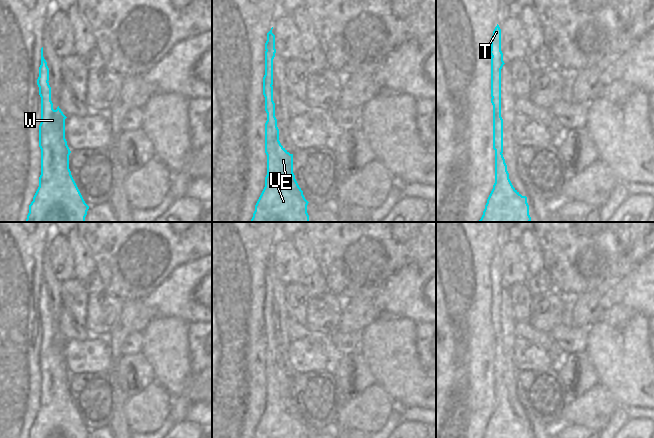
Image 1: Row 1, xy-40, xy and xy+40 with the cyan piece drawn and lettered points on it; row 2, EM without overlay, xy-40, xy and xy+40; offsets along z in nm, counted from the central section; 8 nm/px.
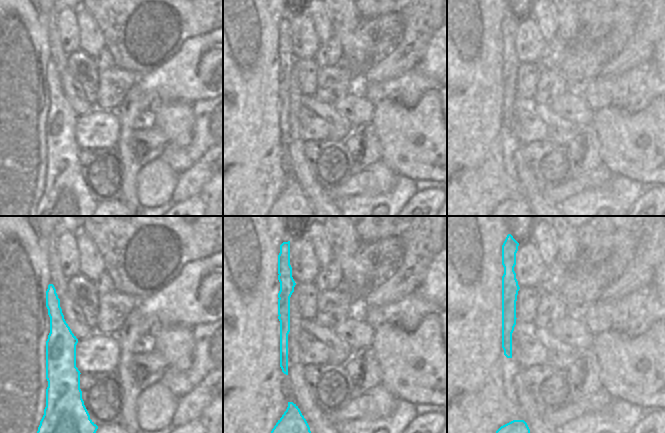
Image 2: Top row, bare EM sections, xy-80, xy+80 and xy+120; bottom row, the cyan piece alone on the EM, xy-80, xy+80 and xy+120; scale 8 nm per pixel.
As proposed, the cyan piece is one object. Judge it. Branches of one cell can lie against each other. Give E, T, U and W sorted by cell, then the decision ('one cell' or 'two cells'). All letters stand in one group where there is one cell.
E T U W; one cell

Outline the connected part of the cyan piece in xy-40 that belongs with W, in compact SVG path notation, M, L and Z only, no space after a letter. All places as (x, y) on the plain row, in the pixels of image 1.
M41 272L37 309L41 321L39 371L41 399L39 411L29 429L28 438L87 438L85 427L69 393L71 377L65 363L65 343L59 330L53 333L49 292Z

